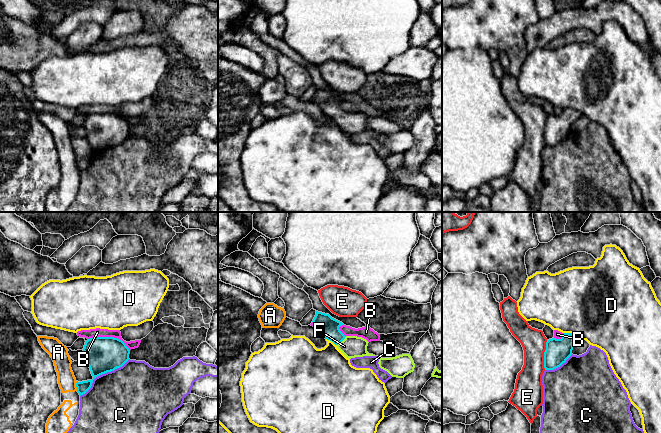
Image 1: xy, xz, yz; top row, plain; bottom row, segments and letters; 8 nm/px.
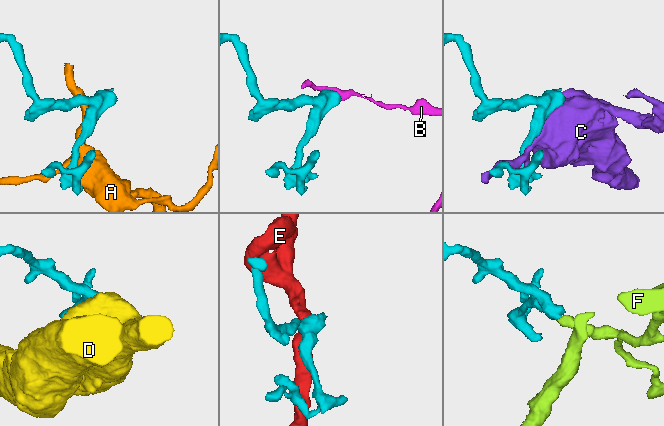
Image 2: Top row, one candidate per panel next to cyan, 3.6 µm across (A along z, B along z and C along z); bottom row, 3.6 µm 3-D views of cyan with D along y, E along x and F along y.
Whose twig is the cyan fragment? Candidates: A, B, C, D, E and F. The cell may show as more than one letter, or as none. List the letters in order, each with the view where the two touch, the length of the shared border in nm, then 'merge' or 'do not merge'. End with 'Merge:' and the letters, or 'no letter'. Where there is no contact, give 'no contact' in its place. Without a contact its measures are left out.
A: xy | 80 nm | do not merge
B: xy | 340 nm | do not merge
C: xy | 500 nm | do not merge
D: xz | 100 nm | do not merge
E: yz | 240 nm | do not merge
F: xz | 120 nm | merge
Merge: F

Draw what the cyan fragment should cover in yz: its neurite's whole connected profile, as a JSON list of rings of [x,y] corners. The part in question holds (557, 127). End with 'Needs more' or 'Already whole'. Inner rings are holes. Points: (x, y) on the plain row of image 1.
[[[564,109],[561,115],[552,114],[546,118],[544,128],[545,146],[554,146],[560,143],[572,131],[573,122],[581,114],[572,109]]]. Needs more

